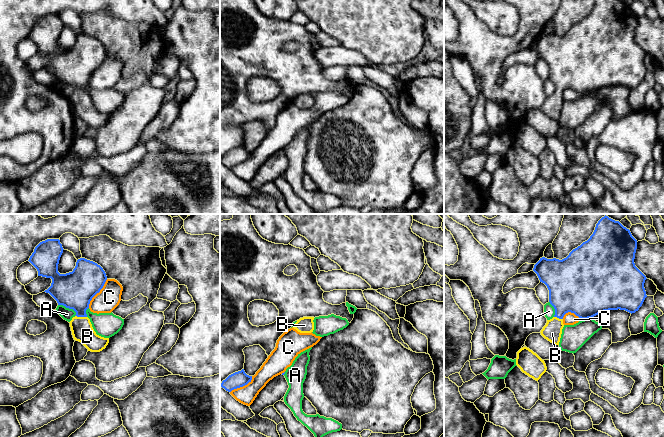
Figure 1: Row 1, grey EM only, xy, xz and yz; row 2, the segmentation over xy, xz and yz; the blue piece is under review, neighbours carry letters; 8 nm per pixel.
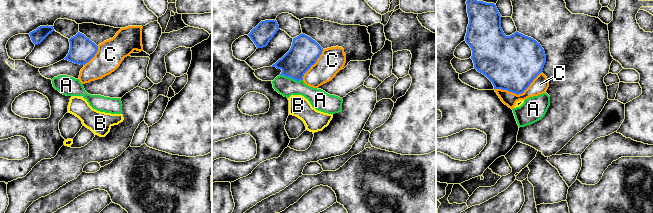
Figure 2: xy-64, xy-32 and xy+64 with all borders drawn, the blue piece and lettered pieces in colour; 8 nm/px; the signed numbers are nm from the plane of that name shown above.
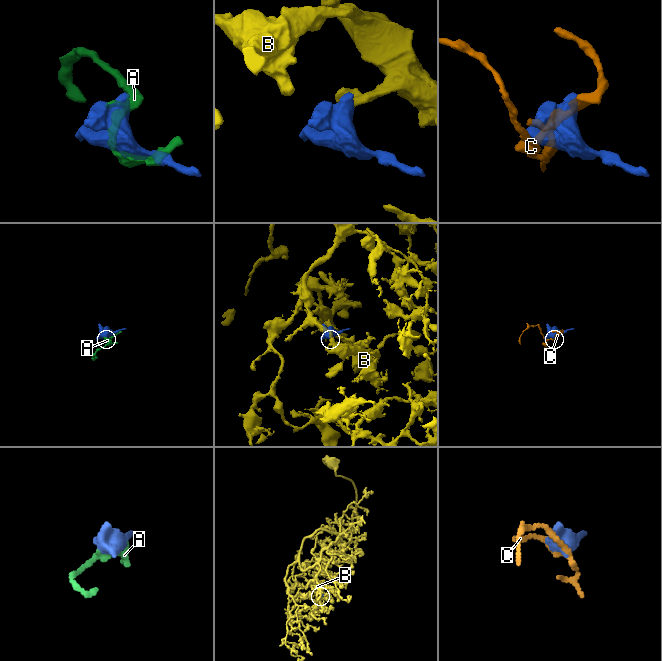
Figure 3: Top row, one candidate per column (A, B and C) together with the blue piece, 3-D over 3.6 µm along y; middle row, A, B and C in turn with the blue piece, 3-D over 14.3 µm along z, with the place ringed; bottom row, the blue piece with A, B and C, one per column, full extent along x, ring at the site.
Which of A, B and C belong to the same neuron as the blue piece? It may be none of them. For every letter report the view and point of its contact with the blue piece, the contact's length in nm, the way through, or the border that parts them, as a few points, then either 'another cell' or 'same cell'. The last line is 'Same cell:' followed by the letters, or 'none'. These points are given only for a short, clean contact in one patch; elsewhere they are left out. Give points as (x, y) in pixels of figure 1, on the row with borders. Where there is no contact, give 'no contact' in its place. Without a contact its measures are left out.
A: xy (68, 307) | 170 nm | another cell
B: xy (81, 316) | 100 nm | across xy (74, 290), (80, 303), (81, 316), (81, 327) | same cell
C: xy (97, 292) | 280 nm | another cell
Same cell: B

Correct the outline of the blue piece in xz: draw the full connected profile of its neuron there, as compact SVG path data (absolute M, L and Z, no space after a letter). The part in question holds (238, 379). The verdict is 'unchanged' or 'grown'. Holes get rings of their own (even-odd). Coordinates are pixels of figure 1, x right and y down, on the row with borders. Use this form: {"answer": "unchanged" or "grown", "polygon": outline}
{"answer": "unchanged", "polygon": "M244 369L229 375L225 380L222 381L220 386L226 391L231 392L234 389L243 387L251 382L252 376L245 373Z"}

